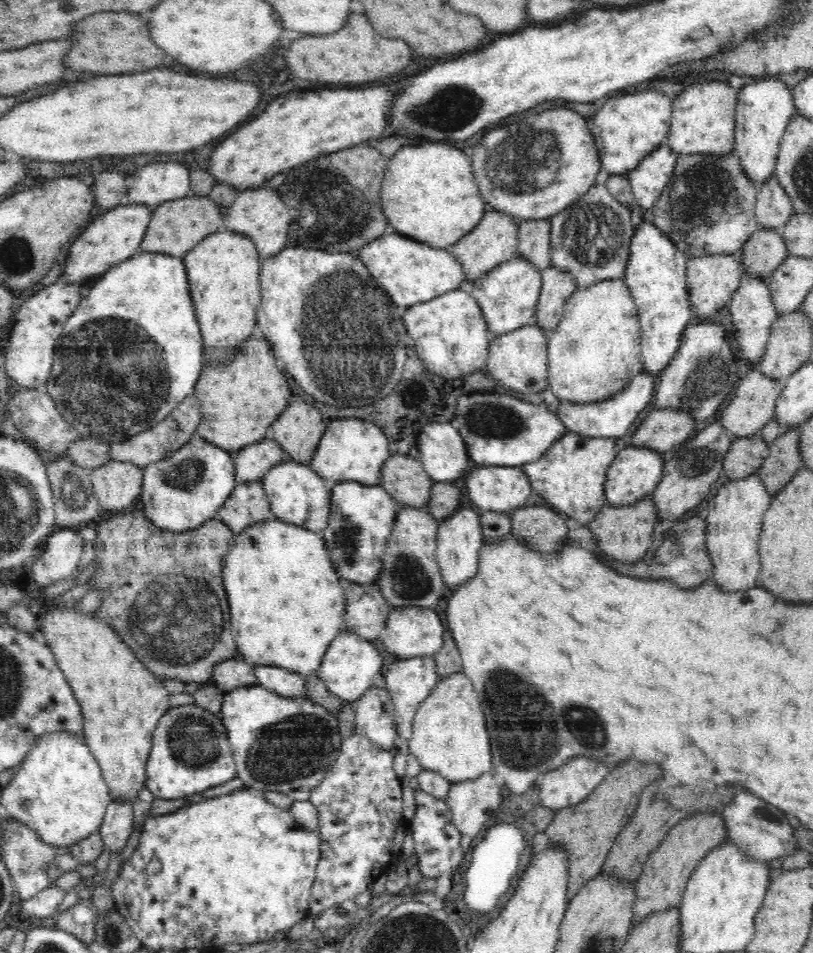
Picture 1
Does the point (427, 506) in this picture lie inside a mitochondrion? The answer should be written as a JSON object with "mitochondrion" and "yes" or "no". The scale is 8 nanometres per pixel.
{"mitochondrion":"no"}

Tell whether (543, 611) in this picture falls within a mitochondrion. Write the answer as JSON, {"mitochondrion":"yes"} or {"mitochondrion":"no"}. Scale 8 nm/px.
{"mitochondrion":"no"}

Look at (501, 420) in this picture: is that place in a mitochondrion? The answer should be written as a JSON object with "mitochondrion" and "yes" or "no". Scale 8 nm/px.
{"mitochondrion":"yes"}

